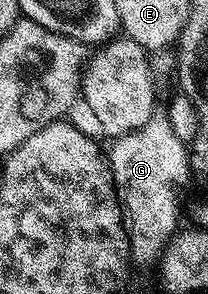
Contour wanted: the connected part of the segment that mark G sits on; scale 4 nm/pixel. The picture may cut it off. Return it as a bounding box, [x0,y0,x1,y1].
[109,117,189,264]

